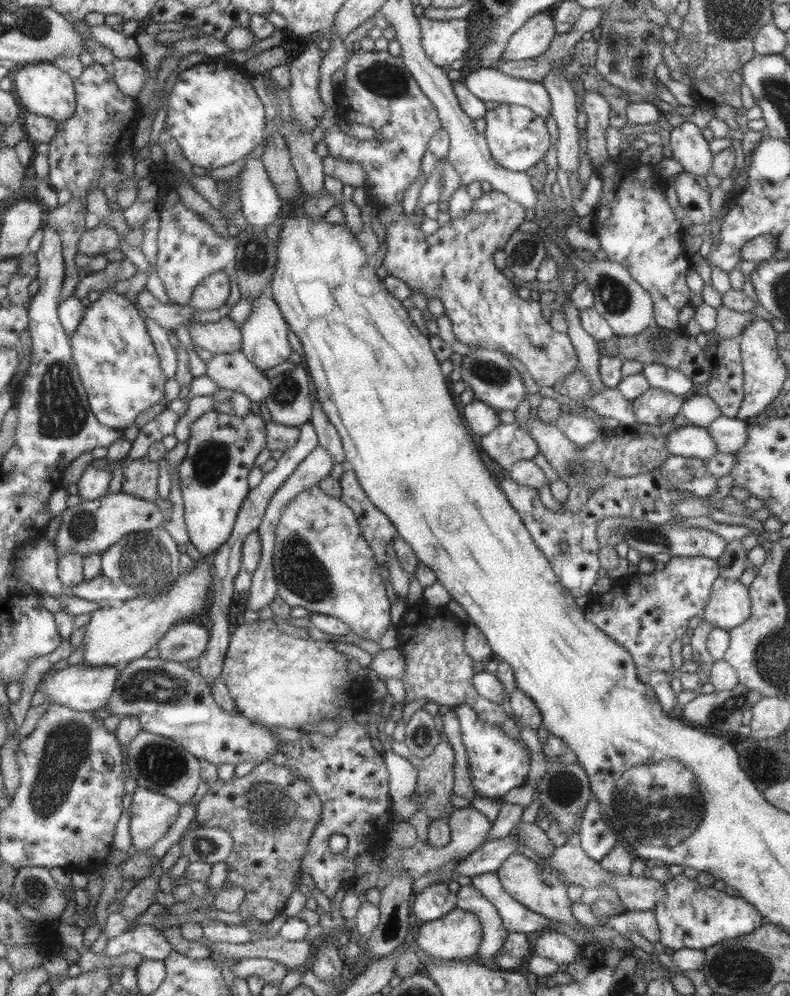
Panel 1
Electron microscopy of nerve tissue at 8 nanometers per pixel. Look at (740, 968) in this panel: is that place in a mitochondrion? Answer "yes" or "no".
yes

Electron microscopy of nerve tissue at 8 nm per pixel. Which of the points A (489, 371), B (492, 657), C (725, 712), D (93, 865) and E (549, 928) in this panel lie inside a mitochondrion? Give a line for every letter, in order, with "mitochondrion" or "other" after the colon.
A: mitochondrion
B: other
C: mitochondrion
D: other
E: other

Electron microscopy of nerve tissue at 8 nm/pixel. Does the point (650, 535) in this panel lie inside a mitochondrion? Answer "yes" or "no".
yes

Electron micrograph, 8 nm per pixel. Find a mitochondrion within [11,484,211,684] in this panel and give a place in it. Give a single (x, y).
(144, 563)

